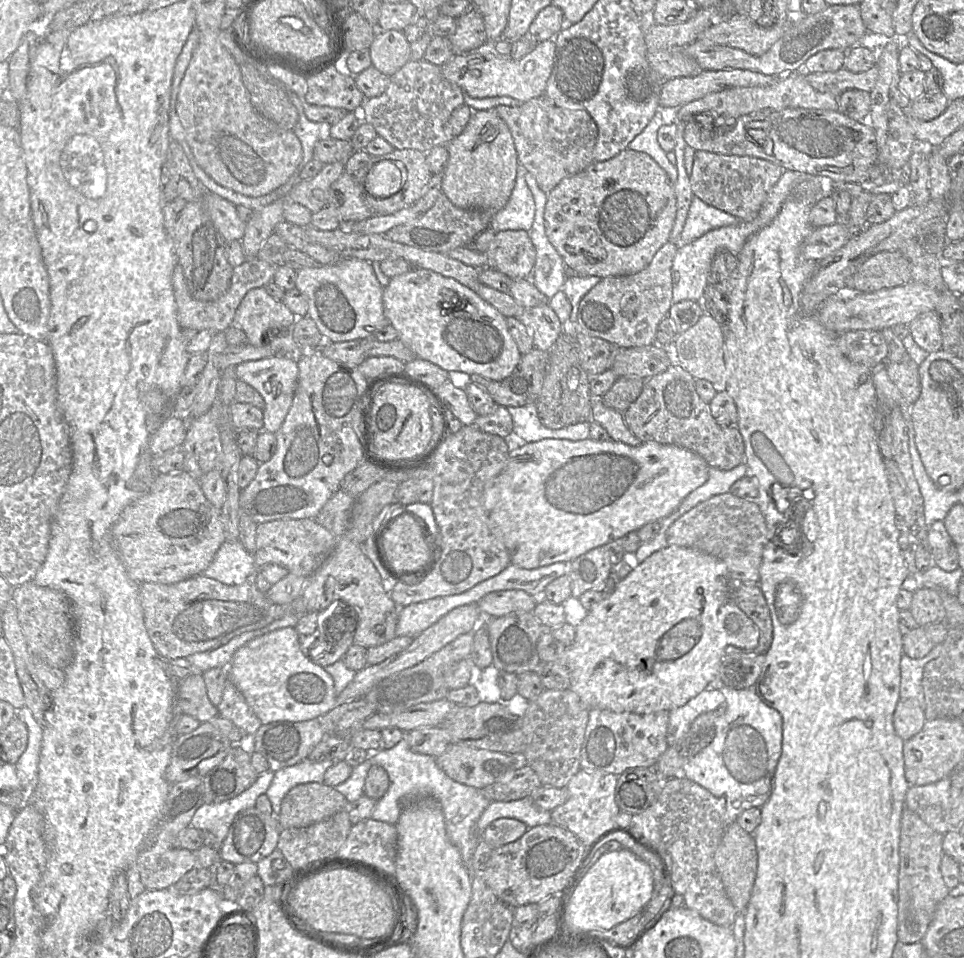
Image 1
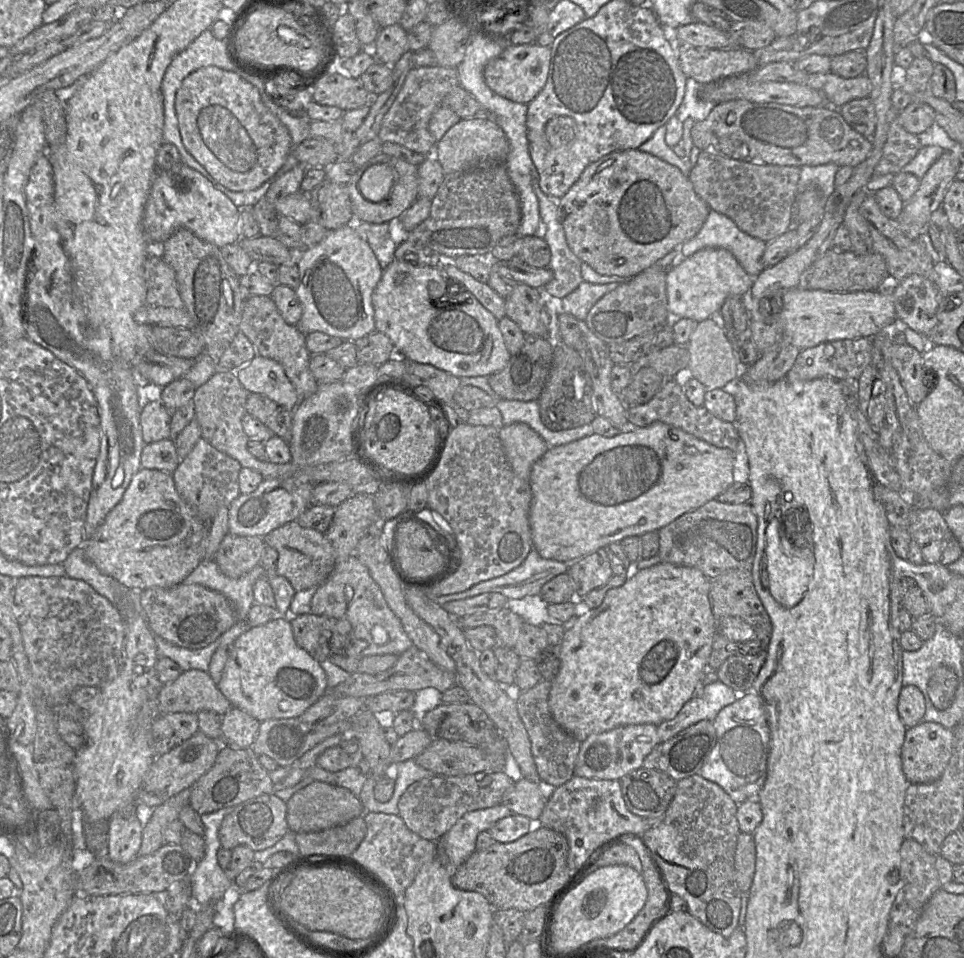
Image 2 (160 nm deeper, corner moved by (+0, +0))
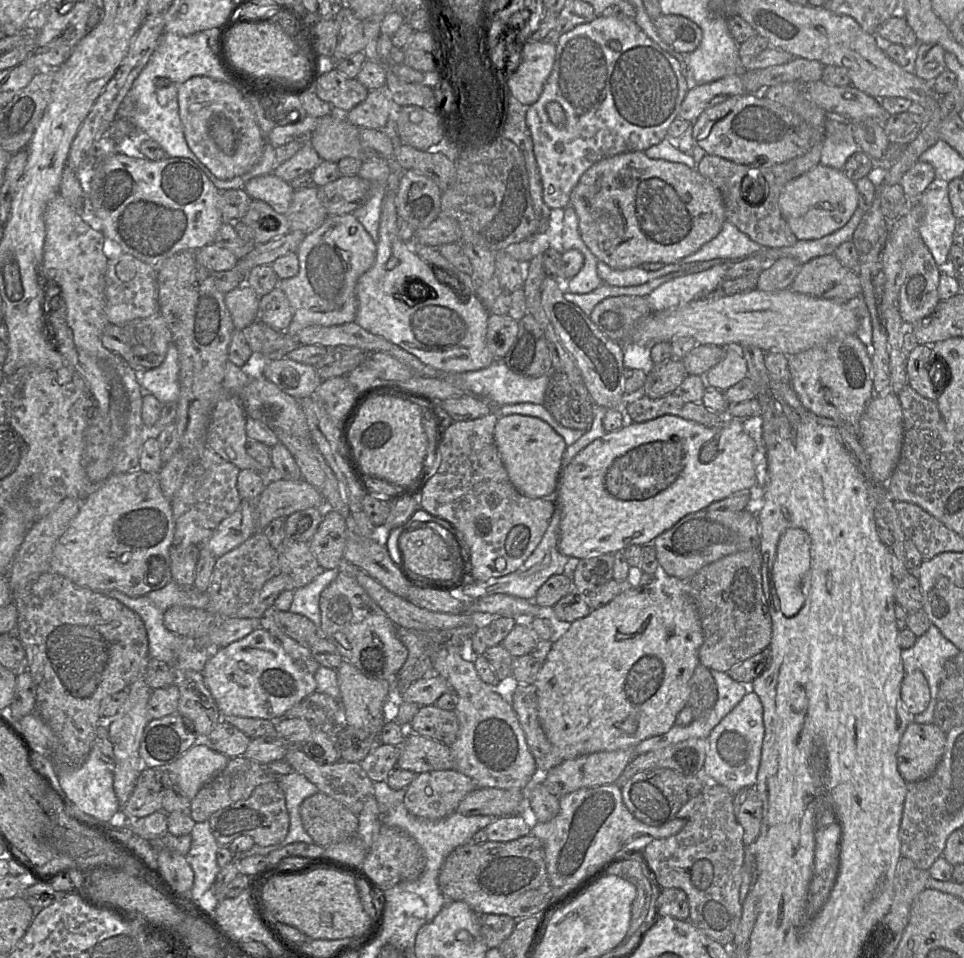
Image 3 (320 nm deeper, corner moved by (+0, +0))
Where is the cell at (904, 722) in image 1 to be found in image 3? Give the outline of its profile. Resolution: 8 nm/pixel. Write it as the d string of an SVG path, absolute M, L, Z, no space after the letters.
M920 670L905 674L901 685L901 700L911 716L923 713L928 708L930 698L928 682Z

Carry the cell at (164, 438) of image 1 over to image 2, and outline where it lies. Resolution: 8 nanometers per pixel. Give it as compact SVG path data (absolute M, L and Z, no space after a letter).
M143 401L140 410L140 427L145 444L170 438L169 412L161 401Z

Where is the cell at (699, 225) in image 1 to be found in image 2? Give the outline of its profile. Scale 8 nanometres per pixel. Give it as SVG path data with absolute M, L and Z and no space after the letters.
M712 209L700 231L678 248L673 265L705 248L728 250L750 276L756 277L765 268L762 255L766 243L741 231L729 217Z

